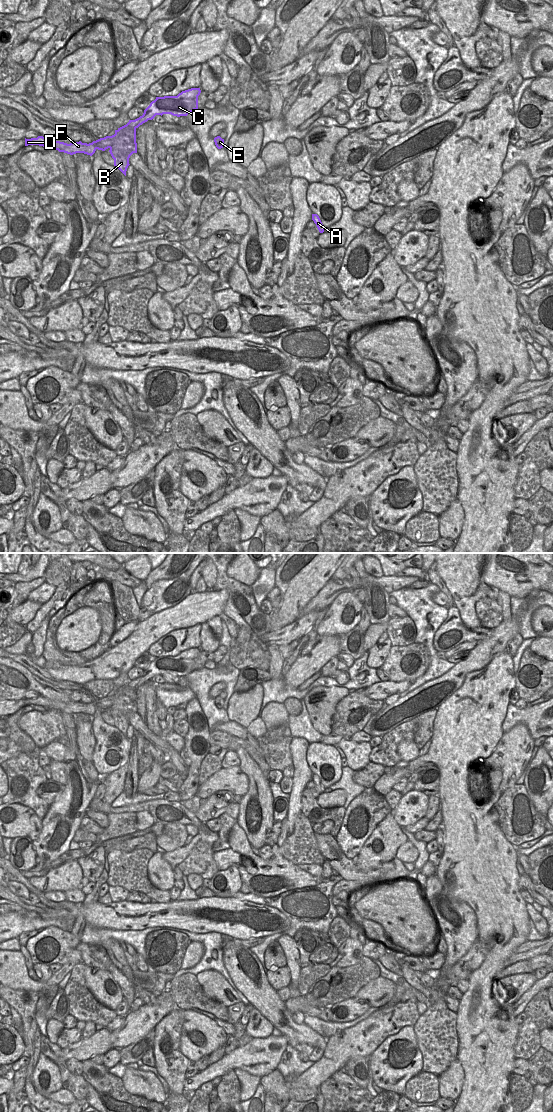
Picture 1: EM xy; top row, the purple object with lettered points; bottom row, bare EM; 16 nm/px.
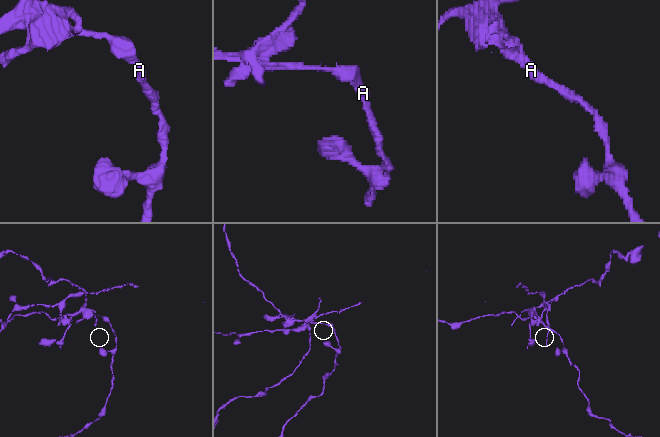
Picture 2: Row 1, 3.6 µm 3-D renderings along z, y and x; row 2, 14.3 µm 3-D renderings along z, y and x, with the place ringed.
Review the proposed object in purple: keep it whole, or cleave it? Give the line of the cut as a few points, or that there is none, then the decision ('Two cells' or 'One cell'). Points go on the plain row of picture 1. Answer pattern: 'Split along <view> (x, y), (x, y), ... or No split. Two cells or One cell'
Split along xy (135, 687), (125, 686), (117, 695), (110, 708). Two cells

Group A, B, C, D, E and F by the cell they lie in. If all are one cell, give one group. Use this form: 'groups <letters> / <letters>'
groups A B E / C D F

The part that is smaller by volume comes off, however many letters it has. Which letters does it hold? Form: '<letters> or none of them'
C, D, F

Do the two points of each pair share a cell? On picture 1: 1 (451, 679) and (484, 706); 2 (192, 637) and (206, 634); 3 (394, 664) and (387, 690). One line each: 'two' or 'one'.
1: two
2: two
3: two

